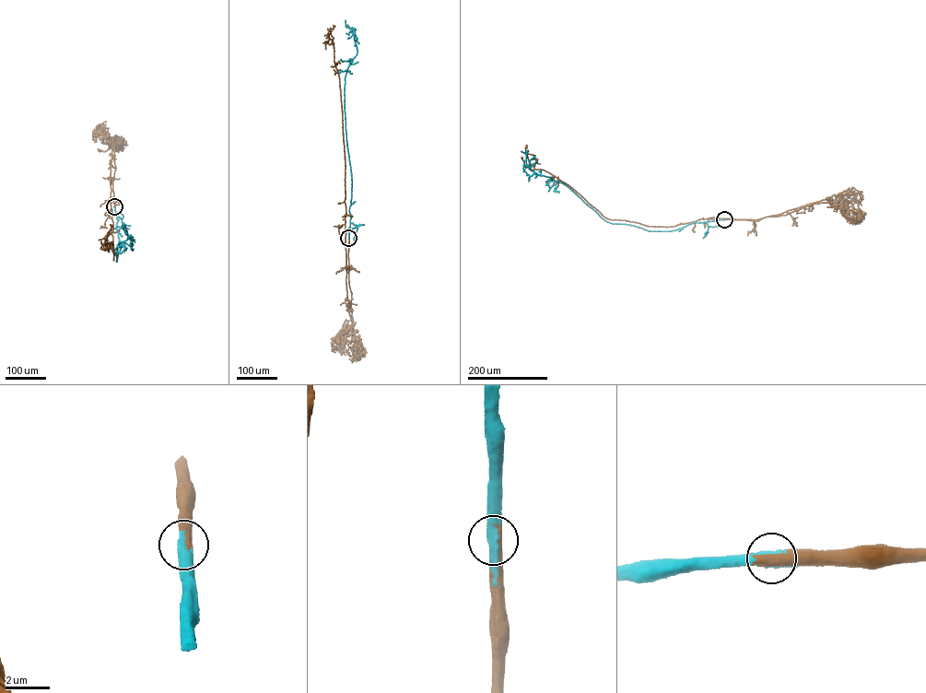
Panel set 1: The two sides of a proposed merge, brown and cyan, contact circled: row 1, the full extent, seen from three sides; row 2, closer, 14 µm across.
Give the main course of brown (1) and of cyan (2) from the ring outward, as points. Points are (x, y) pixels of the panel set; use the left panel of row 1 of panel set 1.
1: (114, 206), (112, 182), (115, 142), (105, 151), (99, 150)
2: (114, 206), (120, 250), (117, 262), (118, 243), (133, 237), (130, 239), (123, 228)

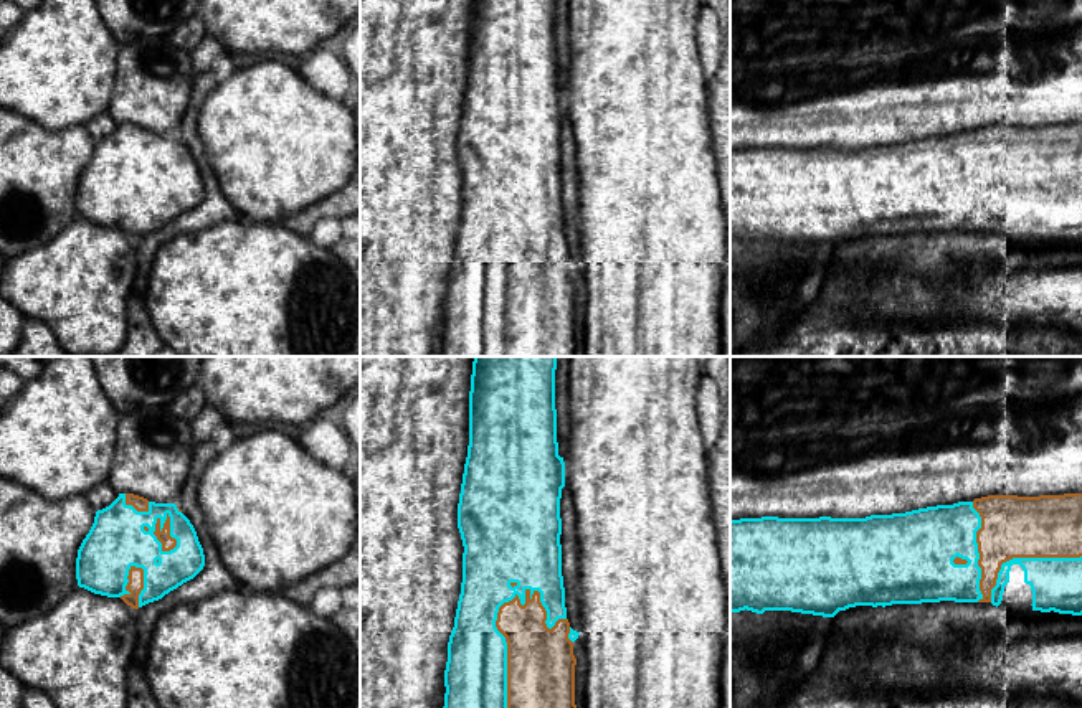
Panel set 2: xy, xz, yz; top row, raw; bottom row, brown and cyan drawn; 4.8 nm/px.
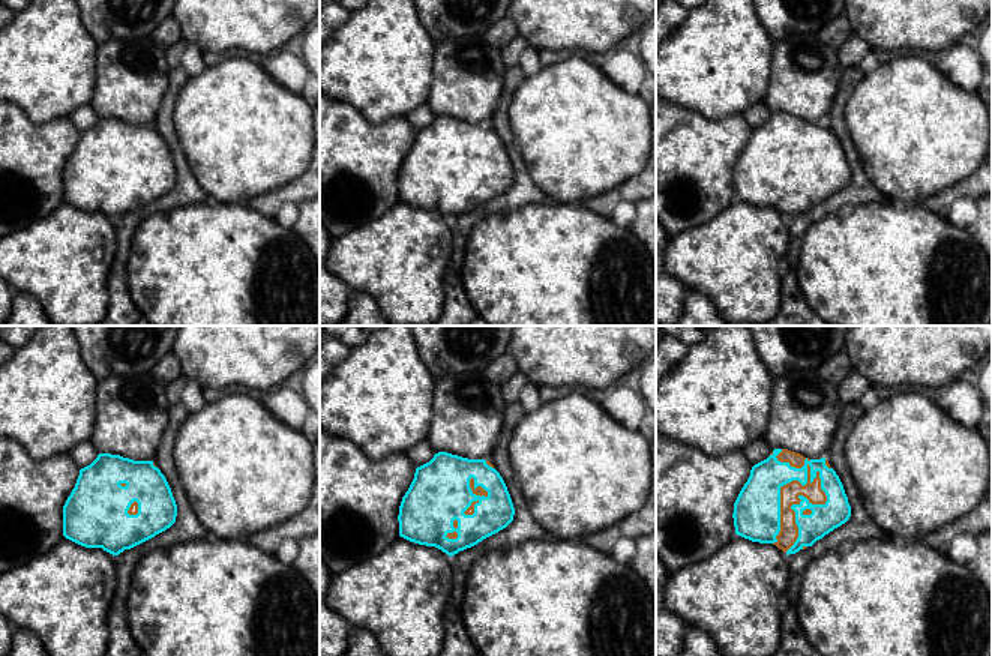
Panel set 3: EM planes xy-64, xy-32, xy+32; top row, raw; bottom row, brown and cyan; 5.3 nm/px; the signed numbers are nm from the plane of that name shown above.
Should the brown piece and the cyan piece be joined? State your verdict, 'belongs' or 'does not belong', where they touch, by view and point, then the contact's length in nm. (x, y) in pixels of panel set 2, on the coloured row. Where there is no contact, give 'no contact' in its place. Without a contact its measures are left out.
belongs; meets brown in xz at (499, 631); contact 600 nm long

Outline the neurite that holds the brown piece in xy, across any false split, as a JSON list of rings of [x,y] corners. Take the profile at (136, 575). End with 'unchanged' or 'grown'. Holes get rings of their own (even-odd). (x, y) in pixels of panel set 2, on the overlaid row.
[[[119,493],[109,507],[96,512],[94,523],[78,550],[76,579],[79,588],[121,597],[132,609],[139,609],[193,579],[203,566],[205,555],[197,531],[175,503],[155,503],[134,493]]]; grown

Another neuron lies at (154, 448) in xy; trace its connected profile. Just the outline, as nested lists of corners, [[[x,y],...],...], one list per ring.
[[[170,408],[119,414],[116,452],[107,482],[117,493],[175,503],[192,467],[192,424]]]

